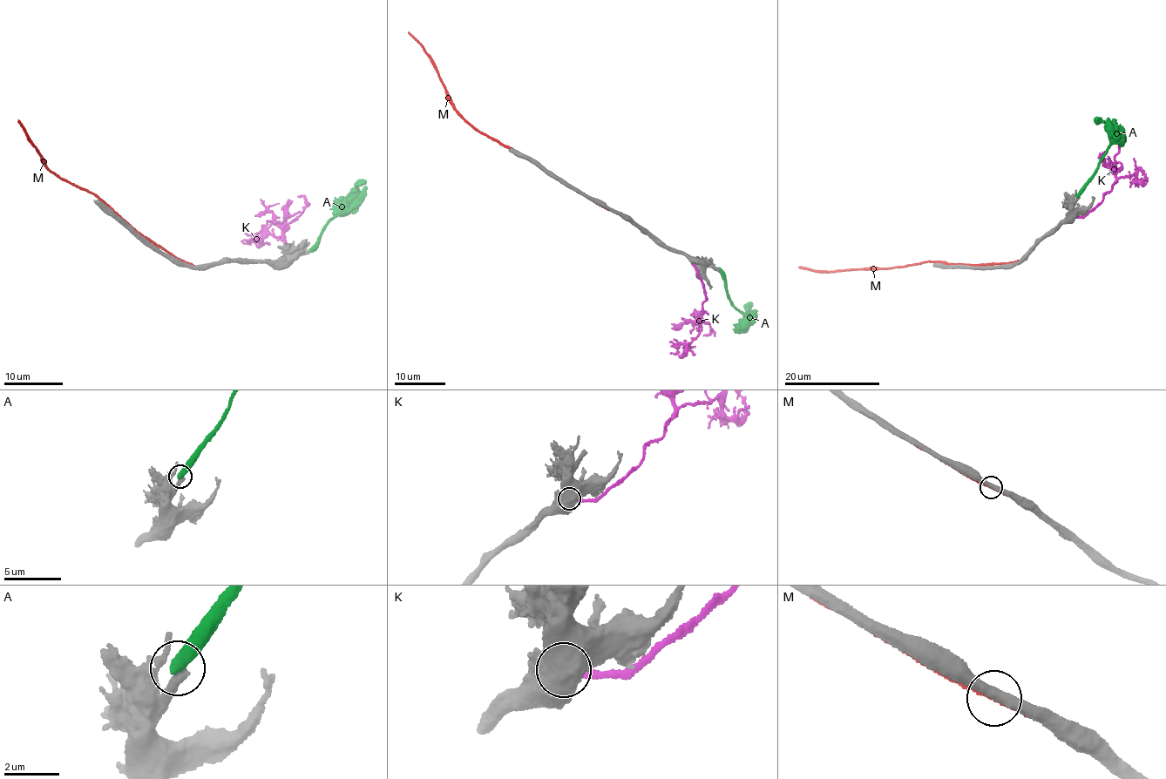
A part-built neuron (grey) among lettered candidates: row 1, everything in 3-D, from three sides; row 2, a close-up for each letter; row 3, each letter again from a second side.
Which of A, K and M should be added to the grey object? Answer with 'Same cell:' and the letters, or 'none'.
Same cell: A

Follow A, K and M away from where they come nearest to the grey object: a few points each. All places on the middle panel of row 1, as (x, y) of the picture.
A: (719, 269), (728, 298), (748, 314), (748, 318), (747, 304), (750, 301)
K: (692, 264), (706, 296), (702, 308), (701, 333), (690, 342), (681, 344), (674, 354), (669, 353)
M: (611, 211), (597, 204), (532, 160), (479, 132), (456, 110), (430, 57), (409, 31)

